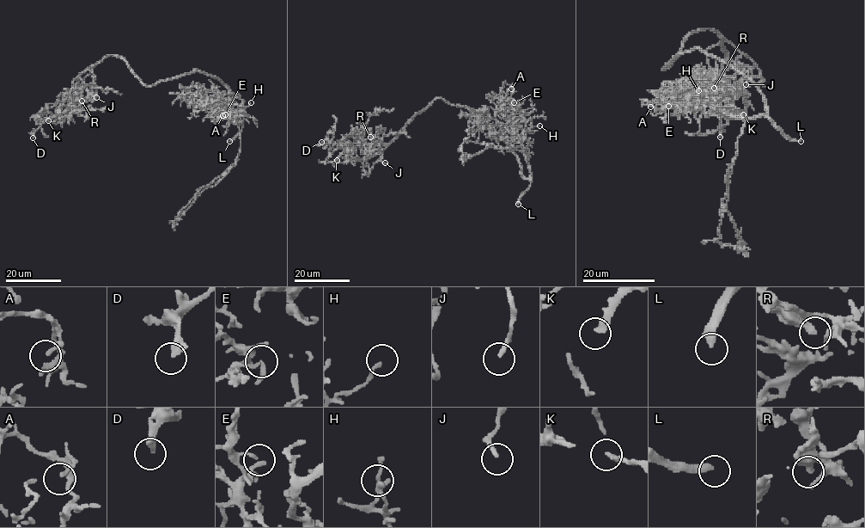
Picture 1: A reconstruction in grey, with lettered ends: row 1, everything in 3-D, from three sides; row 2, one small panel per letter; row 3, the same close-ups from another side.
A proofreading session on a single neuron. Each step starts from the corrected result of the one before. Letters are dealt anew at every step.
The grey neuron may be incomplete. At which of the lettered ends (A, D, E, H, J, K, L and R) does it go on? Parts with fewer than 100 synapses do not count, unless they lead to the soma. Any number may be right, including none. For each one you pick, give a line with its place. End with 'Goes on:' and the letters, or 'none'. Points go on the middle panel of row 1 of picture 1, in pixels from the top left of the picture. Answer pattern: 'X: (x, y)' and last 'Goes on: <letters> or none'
L: (518, 204)
Goes on: L

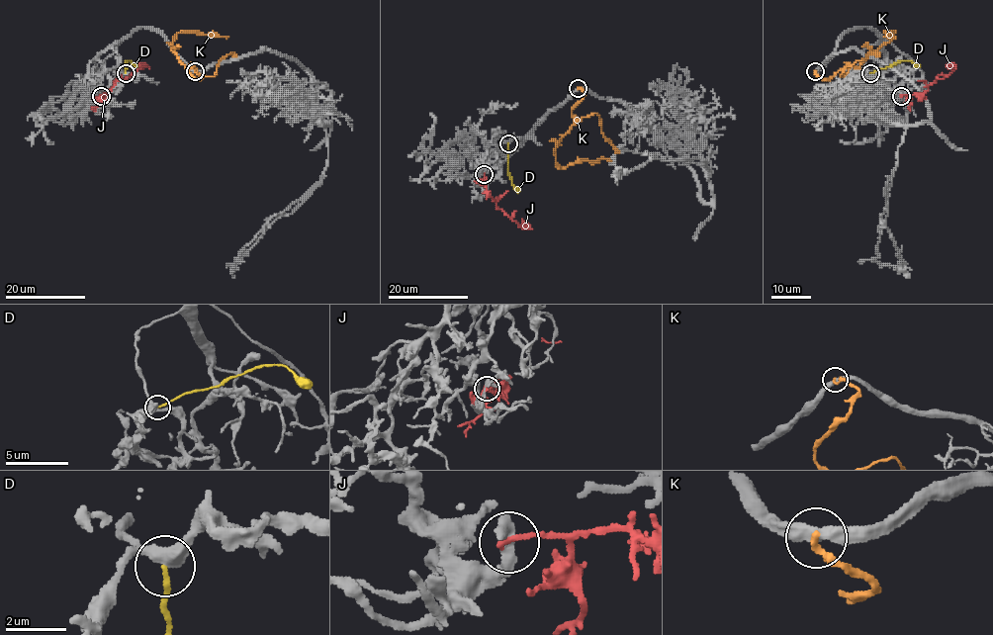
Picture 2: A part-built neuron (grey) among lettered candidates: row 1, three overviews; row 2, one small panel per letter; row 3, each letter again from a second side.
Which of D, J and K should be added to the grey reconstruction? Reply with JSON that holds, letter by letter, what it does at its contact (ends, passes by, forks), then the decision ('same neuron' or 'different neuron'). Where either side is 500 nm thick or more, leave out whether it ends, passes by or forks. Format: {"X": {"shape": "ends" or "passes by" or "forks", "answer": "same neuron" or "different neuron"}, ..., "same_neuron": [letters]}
{"D": {"shape": "ends", "answer": "different neuron"}, "J": {"shape": "ends", "answer": "different neuron"}, "K": {"shape": "ends", "answer": "different neuron"}, "same_neuron": []}

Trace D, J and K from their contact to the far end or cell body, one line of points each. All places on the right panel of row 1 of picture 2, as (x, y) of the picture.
D: (870, 73), (904, 60), (919, 66)
J: (901, 96), (921, 95), (937, 78), (943, 78), (955, 65), (955, 68)
K: (816, 71), (820, 78), (830, 79), (849, 67), (857, 68), (894, 32), (887, 33), (887, 37)

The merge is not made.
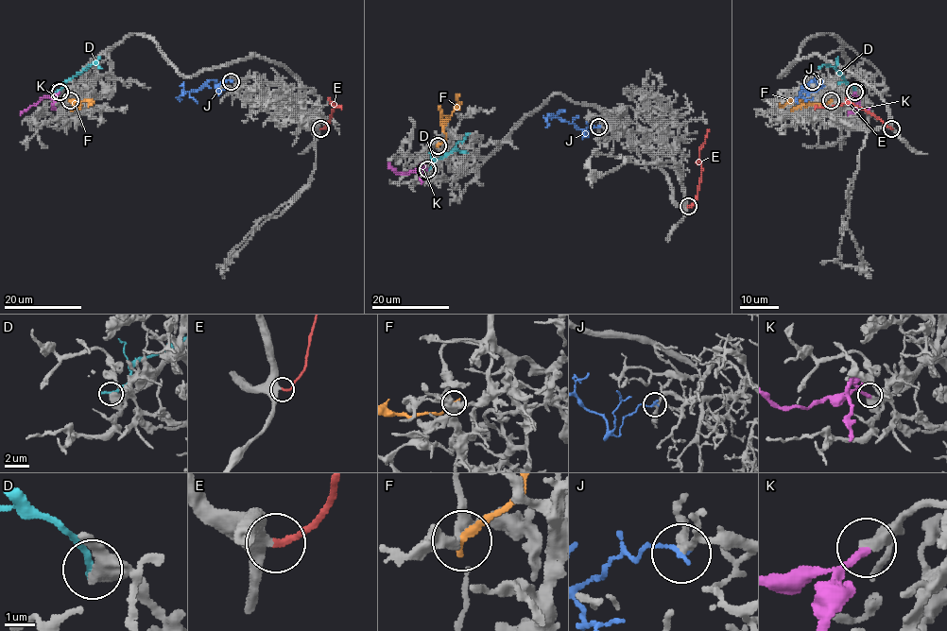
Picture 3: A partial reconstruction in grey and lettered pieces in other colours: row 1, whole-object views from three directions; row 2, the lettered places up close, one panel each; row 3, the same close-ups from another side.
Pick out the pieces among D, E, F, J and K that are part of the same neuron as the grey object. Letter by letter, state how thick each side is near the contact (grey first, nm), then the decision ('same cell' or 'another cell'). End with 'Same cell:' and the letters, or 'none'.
D: 480/240 nm | another cell
E: 360/190 nm | same cell
F: 200/280 nm | another cell
J: 240/180 nm | another cell
K: 500/260 nm | same cell
Same cell: E, K

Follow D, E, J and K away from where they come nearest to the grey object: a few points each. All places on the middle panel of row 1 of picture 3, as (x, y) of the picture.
D: (426, 169), (437, 159), (450, 153), (469, 133)
E: (689, 207), (696, 199), (700, 178), (699, 148), (709, 128)
J: (598, 127), (594, 127), (584, 136), (576, 127), (550, 115), (545, 127)
K: (427, 169), (423, 167), (400, 174), (388, 162)

